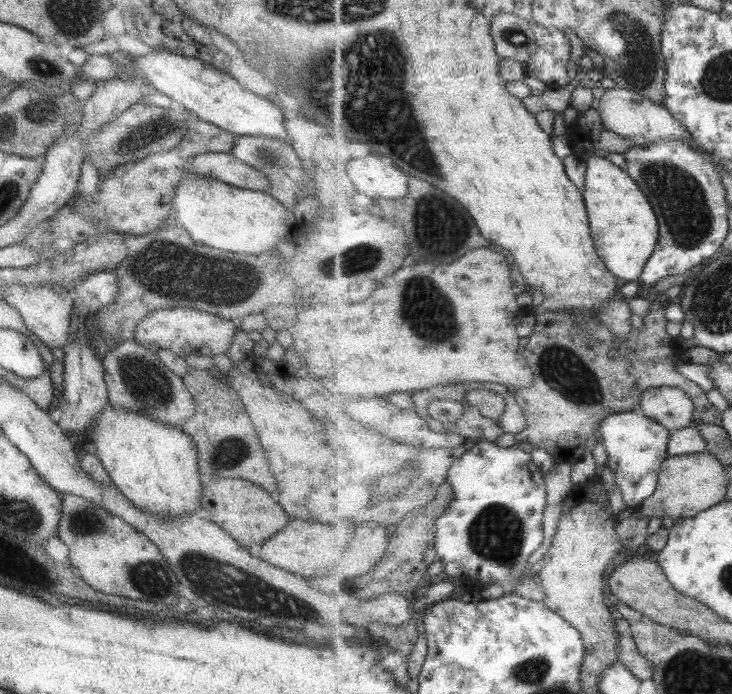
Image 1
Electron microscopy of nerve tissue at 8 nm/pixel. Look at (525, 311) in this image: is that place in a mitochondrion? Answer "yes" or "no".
no

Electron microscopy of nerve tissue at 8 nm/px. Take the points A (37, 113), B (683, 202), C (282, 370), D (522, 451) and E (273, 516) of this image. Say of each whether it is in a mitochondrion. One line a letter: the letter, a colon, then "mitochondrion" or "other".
A: mitochondrion
B: mitochondrion
C: other
D: other
E: other

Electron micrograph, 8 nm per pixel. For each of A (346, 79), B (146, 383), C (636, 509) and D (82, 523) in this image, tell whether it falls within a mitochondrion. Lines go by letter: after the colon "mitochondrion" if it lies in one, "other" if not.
A: mitochondrion
B: mitochondrion
C: other
D: mitochondrion

